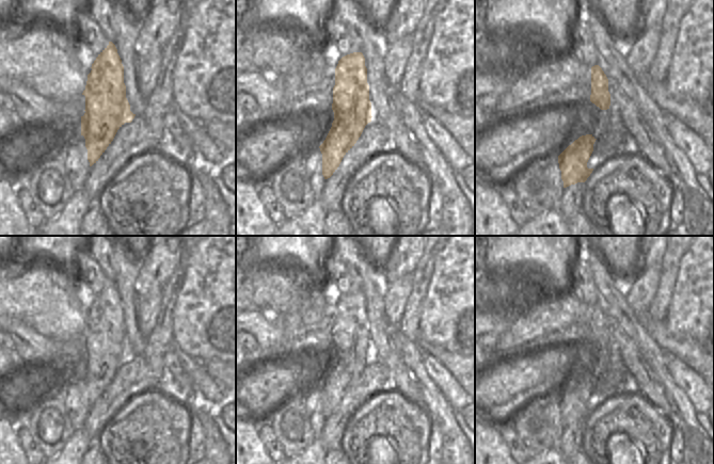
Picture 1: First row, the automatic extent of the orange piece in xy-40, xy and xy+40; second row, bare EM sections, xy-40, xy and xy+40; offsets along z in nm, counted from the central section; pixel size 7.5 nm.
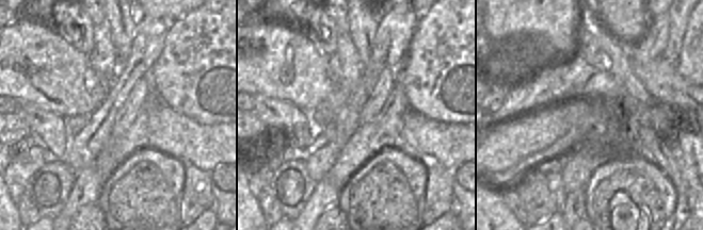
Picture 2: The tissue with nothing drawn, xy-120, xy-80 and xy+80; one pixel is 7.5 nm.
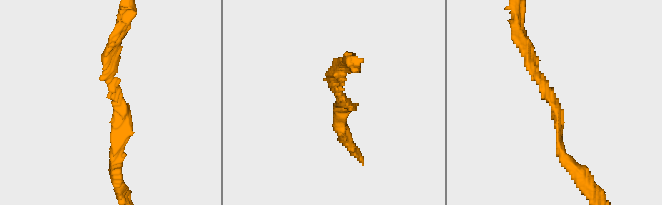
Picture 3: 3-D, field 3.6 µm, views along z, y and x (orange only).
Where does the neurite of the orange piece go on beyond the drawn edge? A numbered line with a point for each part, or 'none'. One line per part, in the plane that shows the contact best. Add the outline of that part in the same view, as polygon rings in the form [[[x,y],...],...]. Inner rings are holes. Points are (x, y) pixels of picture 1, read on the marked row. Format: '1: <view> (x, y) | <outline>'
none

